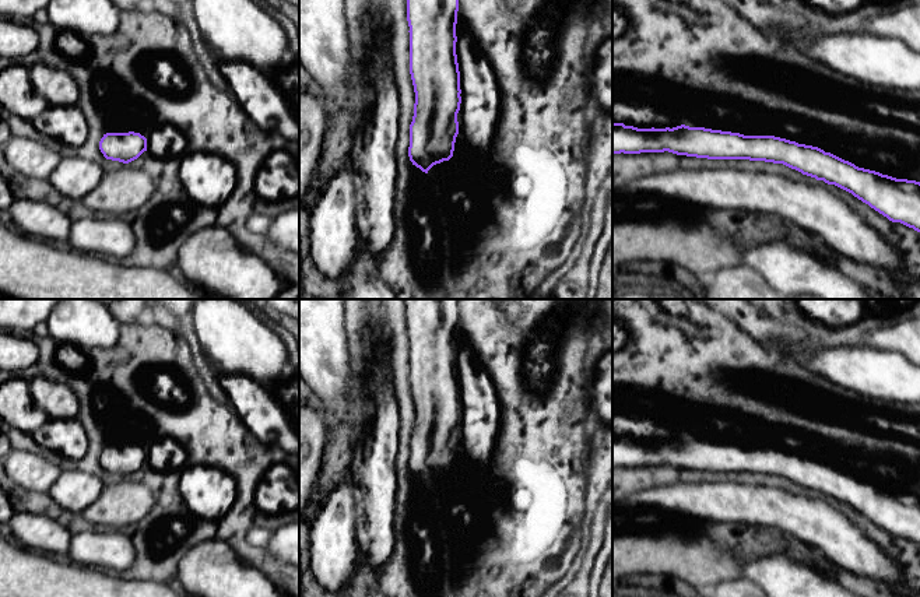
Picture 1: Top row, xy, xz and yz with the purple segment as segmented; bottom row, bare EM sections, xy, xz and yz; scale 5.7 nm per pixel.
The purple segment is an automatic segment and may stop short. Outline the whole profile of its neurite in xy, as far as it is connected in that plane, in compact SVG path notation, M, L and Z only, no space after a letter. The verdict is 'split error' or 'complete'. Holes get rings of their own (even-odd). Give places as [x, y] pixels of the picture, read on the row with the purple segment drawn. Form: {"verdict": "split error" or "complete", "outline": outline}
{"verdict": "complete", "outline": "M106 133L99 141L106 159L129 164L147 151L147 138L140 133Z"}

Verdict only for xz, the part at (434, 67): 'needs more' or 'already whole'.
already whole

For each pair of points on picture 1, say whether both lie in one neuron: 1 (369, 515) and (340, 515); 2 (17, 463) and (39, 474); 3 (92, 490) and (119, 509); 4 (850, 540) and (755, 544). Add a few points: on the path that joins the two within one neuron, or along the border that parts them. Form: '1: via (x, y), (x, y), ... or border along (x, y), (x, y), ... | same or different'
1: border along (351, 483), (354, 494), (354, 530), (358, 547) | different
2: via (23, 467), (34, 473) | same
3: border along (105, 487), (81, 512) | different
4: border along (789, 533), (803, 544) | different

